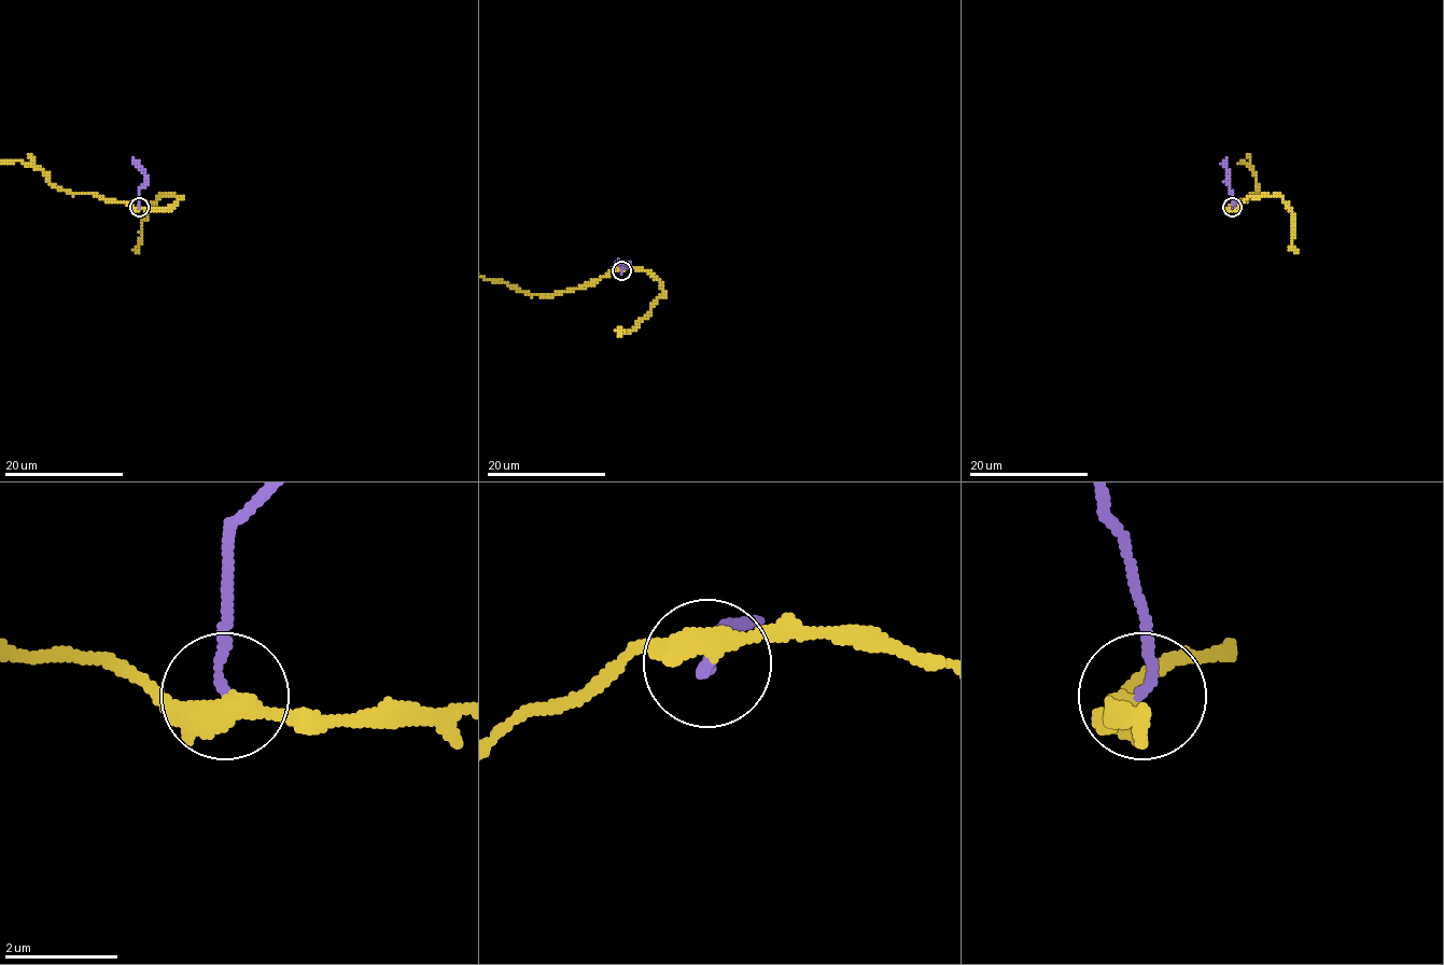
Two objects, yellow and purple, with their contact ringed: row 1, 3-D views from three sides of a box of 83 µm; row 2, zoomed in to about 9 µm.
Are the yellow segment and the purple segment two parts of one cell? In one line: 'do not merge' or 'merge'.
merge

